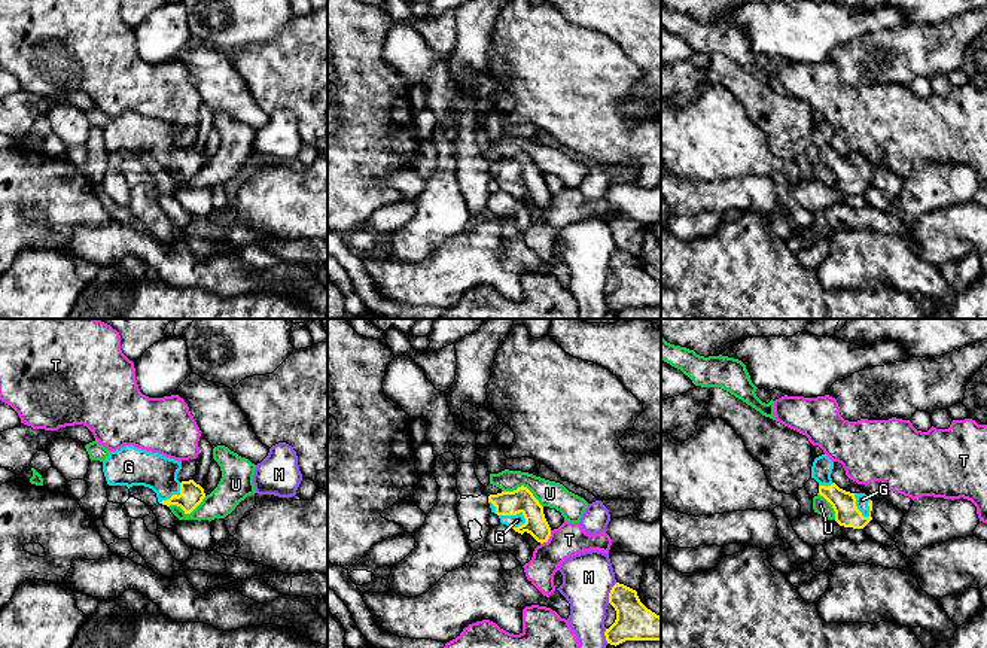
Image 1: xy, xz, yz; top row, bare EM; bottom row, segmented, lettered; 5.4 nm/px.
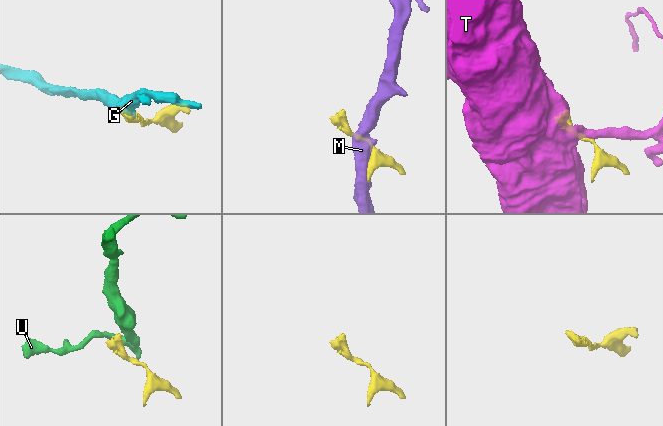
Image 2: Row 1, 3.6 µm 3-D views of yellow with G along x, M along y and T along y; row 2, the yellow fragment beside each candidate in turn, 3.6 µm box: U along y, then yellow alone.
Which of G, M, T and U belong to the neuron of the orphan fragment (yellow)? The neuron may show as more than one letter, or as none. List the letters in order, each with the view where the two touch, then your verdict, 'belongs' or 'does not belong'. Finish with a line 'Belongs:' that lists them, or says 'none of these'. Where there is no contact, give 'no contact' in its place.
G: contact in xz; belongs
M: contact in xz; does not belong
T: contact in xz; does not belong
U: contact in xz; does not belong
Belongs: G

